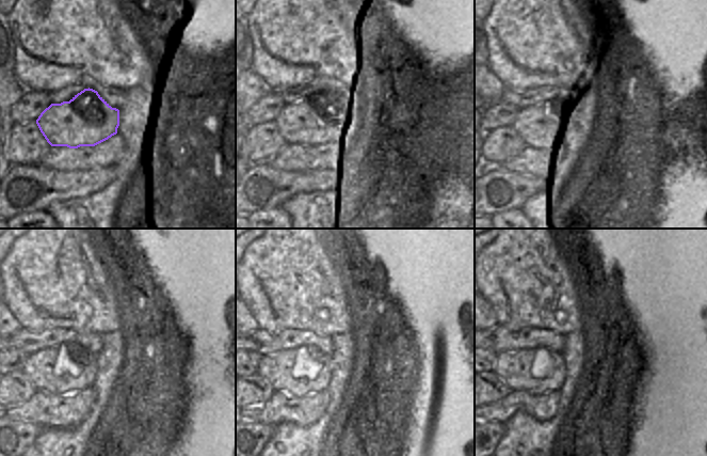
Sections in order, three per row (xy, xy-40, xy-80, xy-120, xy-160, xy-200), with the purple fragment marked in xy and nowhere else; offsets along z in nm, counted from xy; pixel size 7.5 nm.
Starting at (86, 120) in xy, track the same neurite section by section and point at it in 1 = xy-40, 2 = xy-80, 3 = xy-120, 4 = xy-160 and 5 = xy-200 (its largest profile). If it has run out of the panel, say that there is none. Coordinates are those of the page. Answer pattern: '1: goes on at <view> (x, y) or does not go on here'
1: goes on at xy-40 (325, 119)
2: goes on at xy-80 (547, 125)
3: goes on at xy-120 (69, 367)
4: goes on at xy-160 (303, 371)
5: goes on at xy-200 (536, 372)

